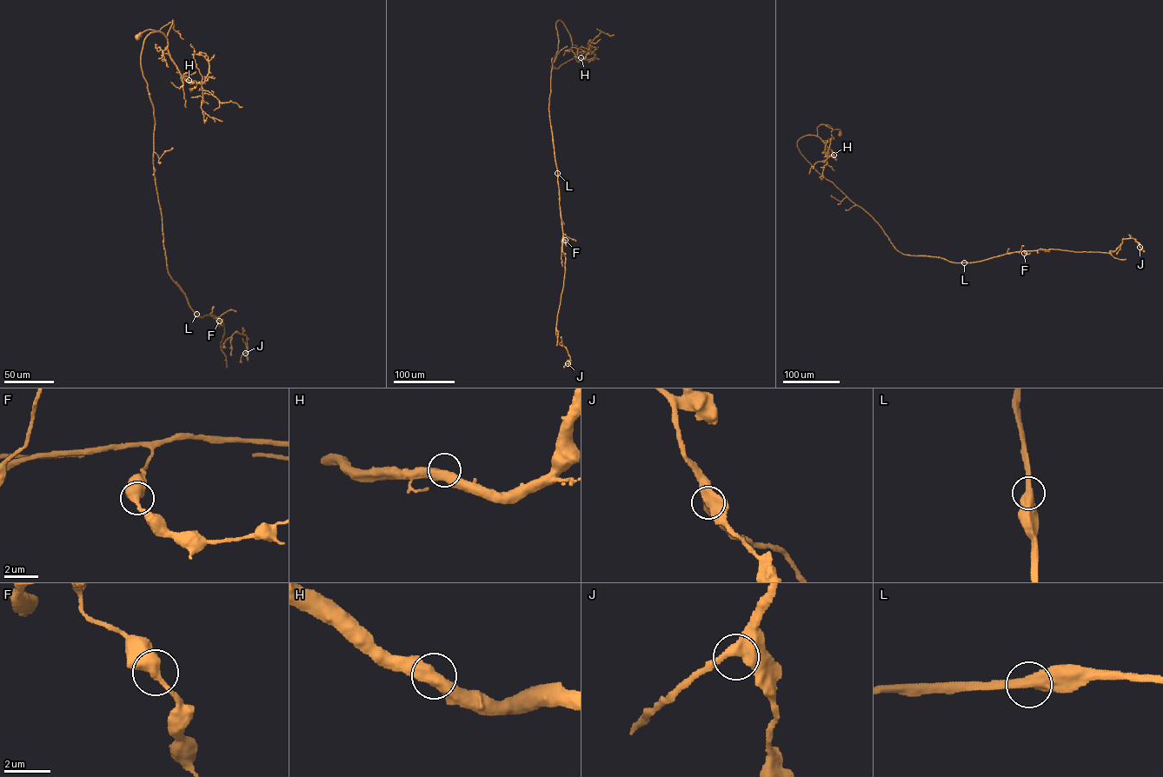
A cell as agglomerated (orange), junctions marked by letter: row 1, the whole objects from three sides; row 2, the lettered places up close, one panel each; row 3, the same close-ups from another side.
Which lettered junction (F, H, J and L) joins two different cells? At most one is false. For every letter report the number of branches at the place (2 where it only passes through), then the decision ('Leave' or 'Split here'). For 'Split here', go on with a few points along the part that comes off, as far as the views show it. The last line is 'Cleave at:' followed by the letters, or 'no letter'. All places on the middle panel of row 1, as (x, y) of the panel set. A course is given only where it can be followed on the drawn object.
F: Branches: 2. Leave
H: Branches: 2. Leave
J: Branches: 2. Leave
L: Branches: 2. Split here. Course of the part to remove: (557, 173), (563, 234), (561, 266)
Cleave at: L

